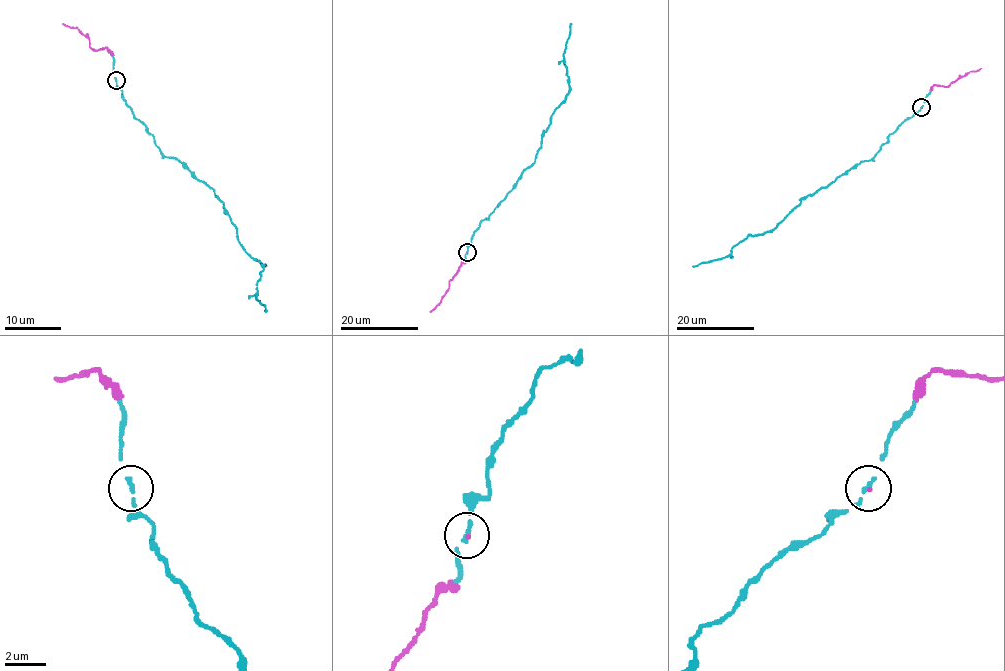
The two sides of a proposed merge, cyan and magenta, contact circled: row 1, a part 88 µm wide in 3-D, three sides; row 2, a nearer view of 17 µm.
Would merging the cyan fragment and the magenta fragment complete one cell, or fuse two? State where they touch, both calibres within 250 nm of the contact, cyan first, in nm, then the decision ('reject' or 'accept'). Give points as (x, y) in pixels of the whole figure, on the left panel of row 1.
place (116, 80); calibres 240 and 140 nm; accept

